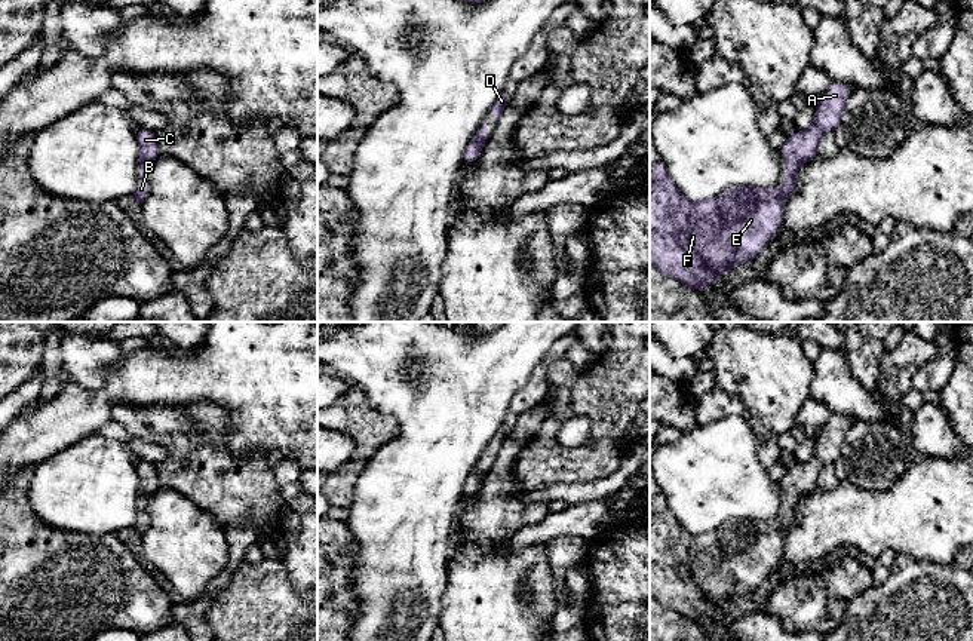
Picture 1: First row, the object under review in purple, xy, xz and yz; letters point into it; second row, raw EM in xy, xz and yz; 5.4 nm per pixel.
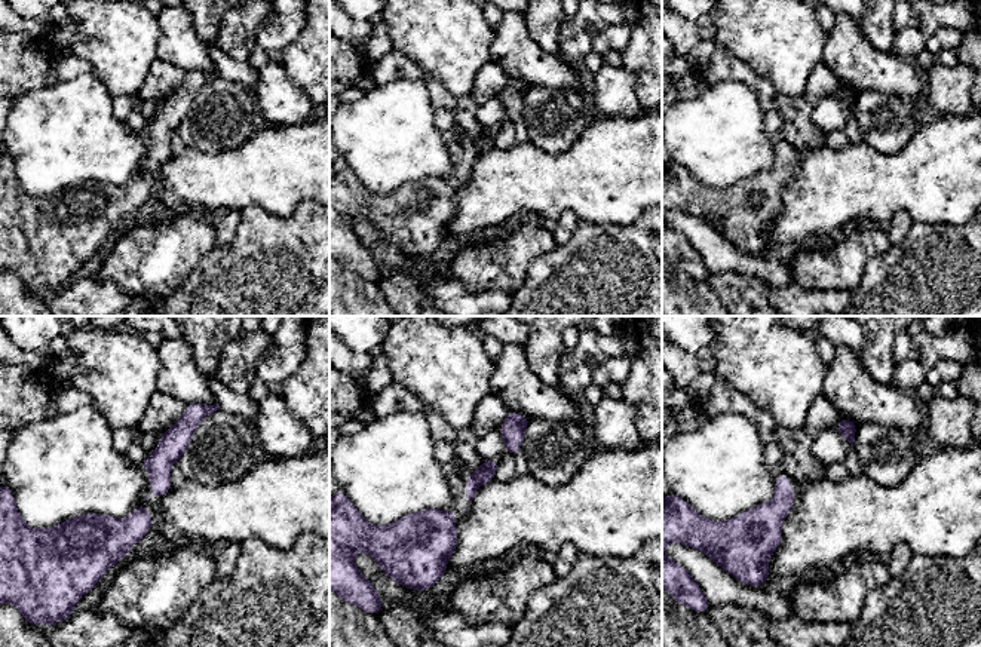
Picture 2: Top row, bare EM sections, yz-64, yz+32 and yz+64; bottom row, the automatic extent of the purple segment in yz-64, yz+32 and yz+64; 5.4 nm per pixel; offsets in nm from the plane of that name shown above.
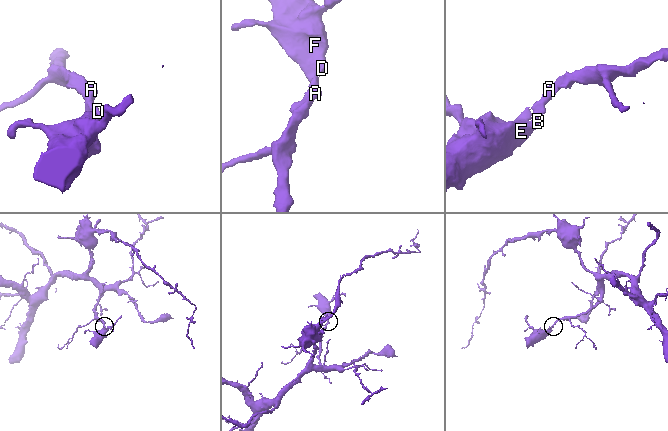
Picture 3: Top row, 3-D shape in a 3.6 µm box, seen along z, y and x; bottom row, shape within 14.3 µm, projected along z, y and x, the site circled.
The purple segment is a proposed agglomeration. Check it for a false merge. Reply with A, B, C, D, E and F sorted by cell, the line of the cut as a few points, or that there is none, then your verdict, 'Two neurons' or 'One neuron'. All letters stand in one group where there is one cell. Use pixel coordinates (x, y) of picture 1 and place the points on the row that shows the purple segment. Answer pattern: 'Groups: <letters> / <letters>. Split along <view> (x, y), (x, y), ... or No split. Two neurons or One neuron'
Groups: A B C D E F. No split. One neuron

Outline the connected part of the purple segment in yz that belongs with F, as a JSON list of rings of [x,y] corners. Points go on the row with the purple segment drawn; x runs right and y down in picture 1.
[[[832,82],[816,102],[816,117],[807,131],[796,131],[780,147],[786,157],[786,185],[761,188],[755,185],[730,187],[702,202],[687,199],[667,174],[663,160],[650,169],[650,264],[682,285],[702,291],[719,280],[724,273],[749,264],[777,234],[783,218],[783,202],[798,190],[796,172],[804,162],[819,156],[823,134],[834,132],[842,123],[842,111],[851,93],[842,82]]]

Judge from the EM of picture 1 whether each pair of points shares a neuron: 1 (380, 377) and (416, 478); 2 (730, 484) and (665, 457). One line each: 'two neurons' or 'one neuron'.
1: one neuron
2: one neuron

